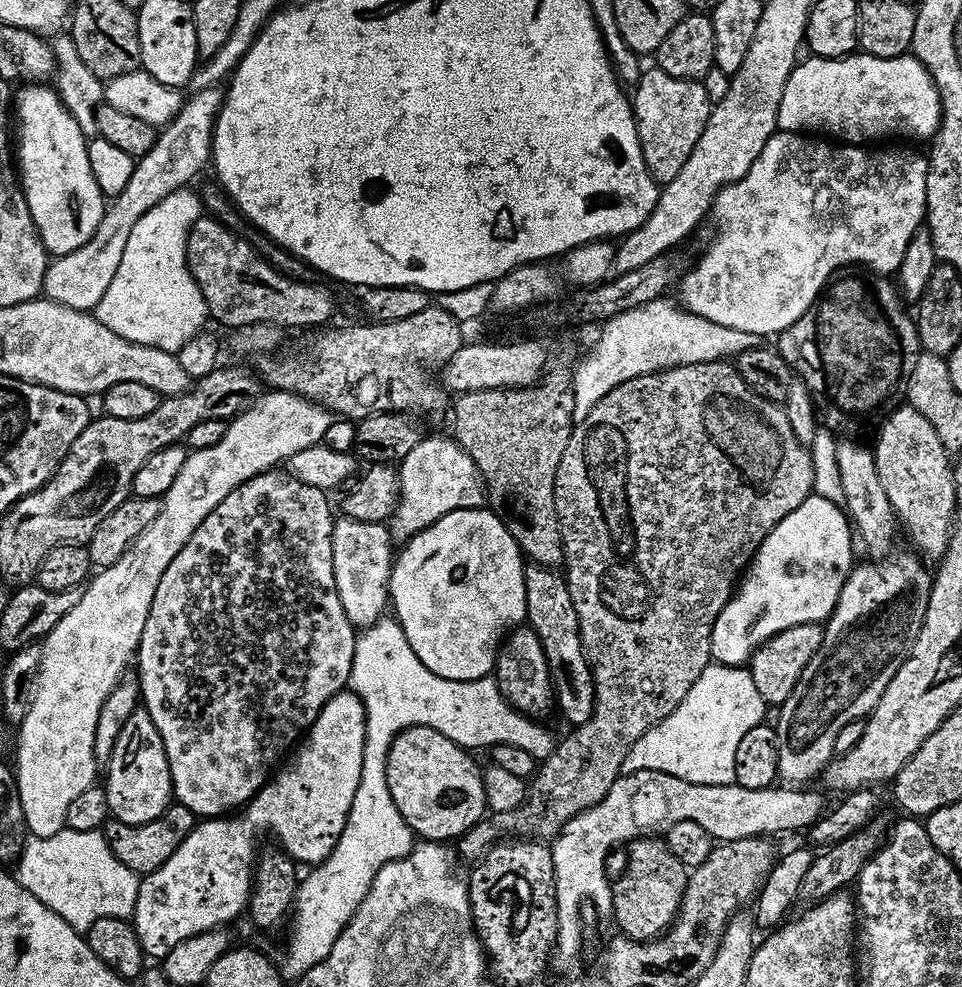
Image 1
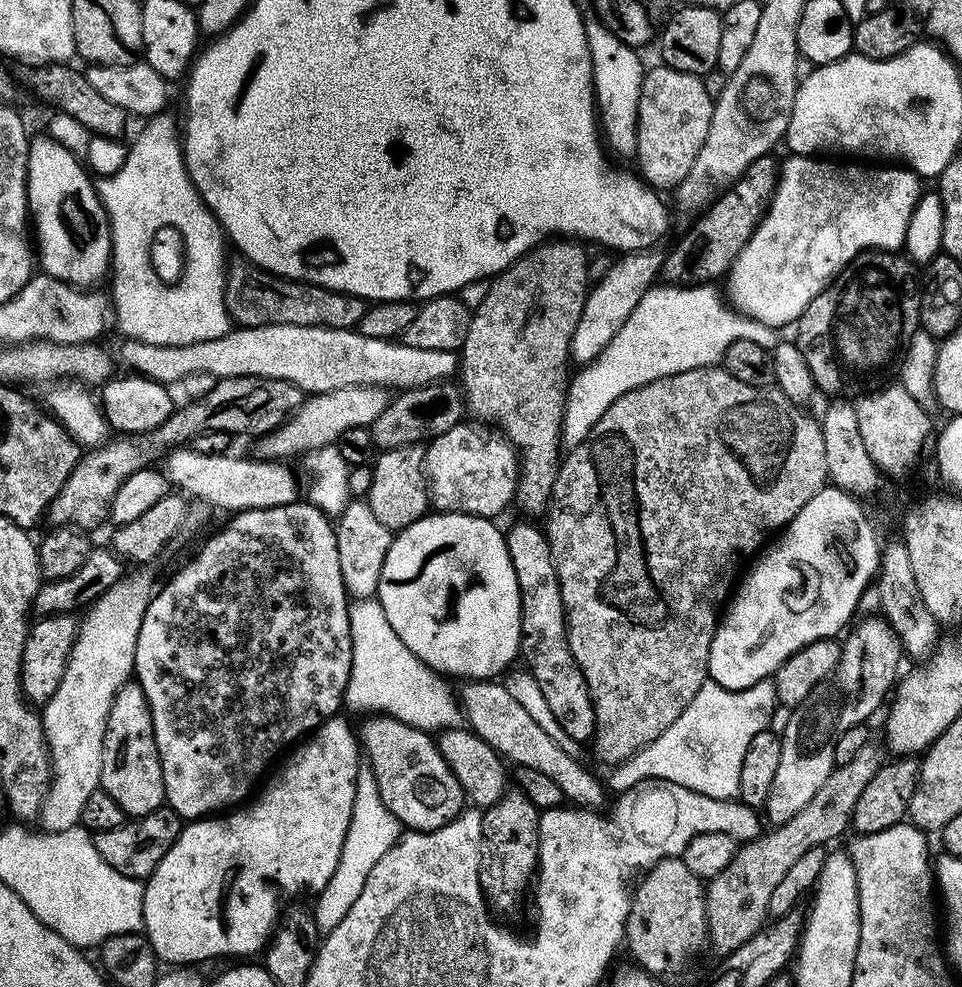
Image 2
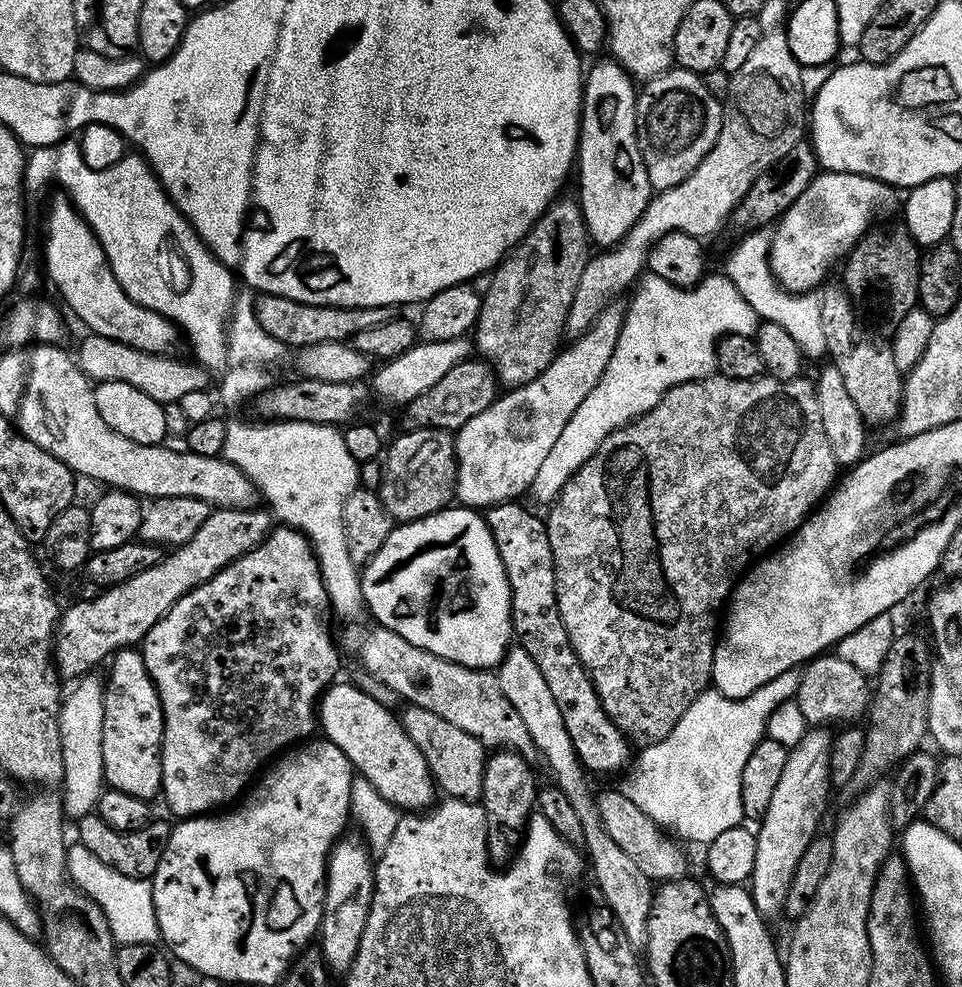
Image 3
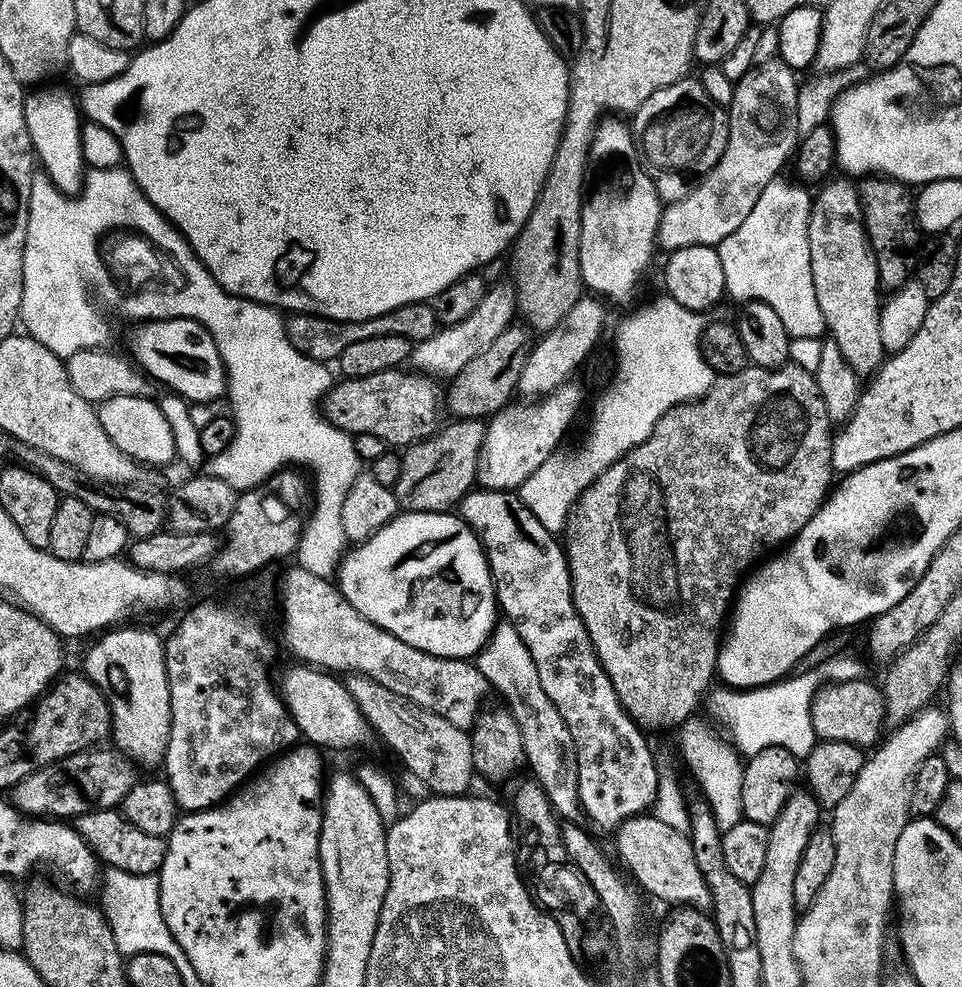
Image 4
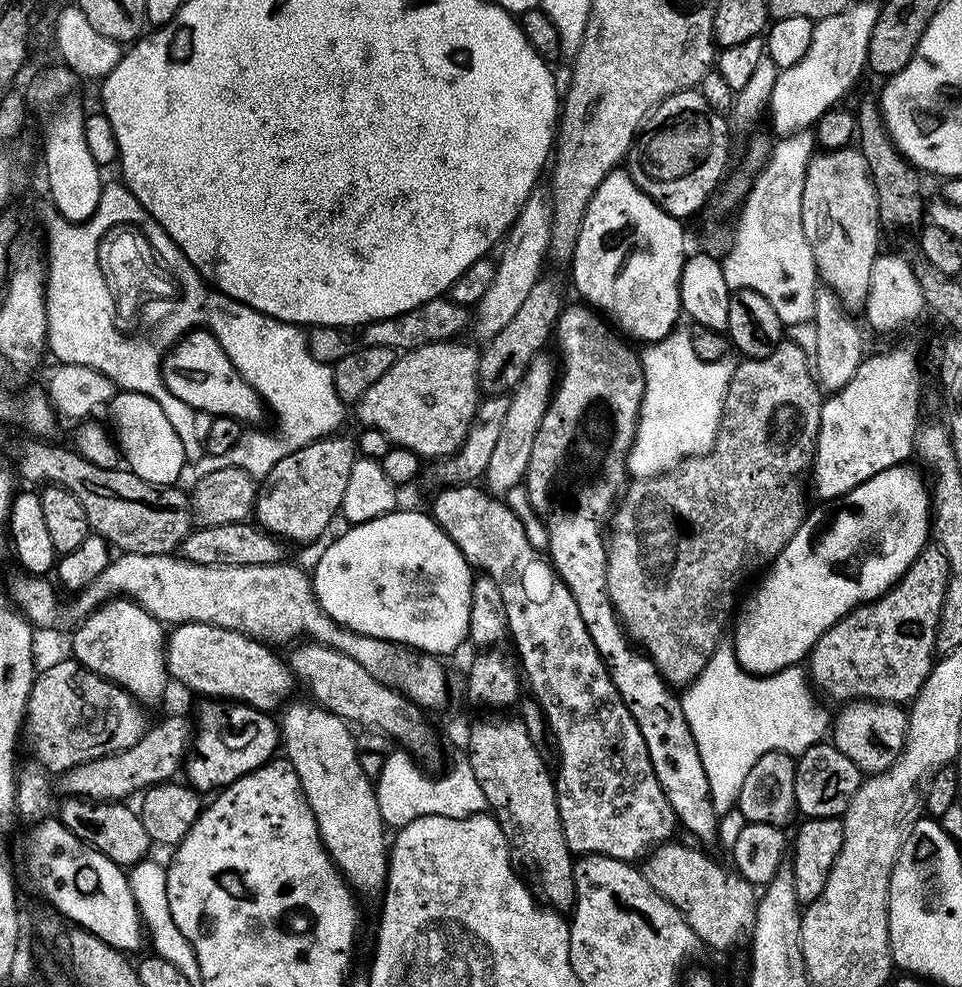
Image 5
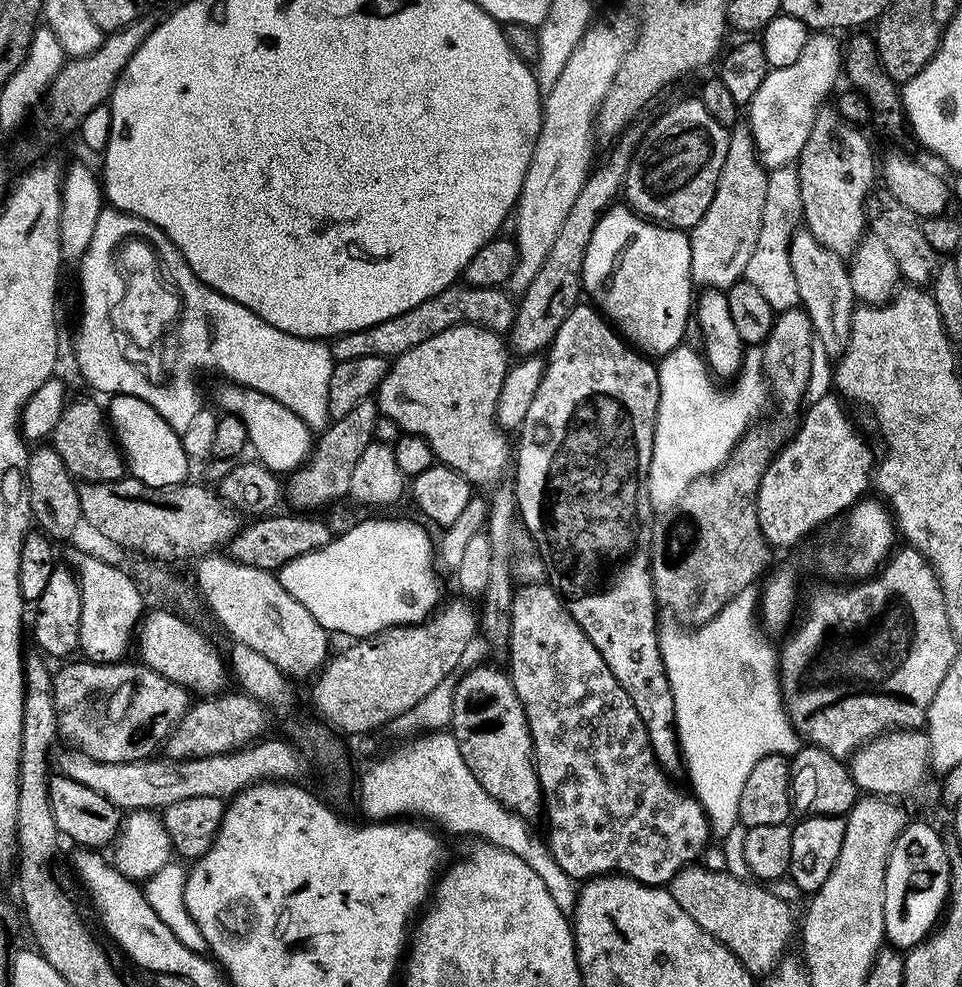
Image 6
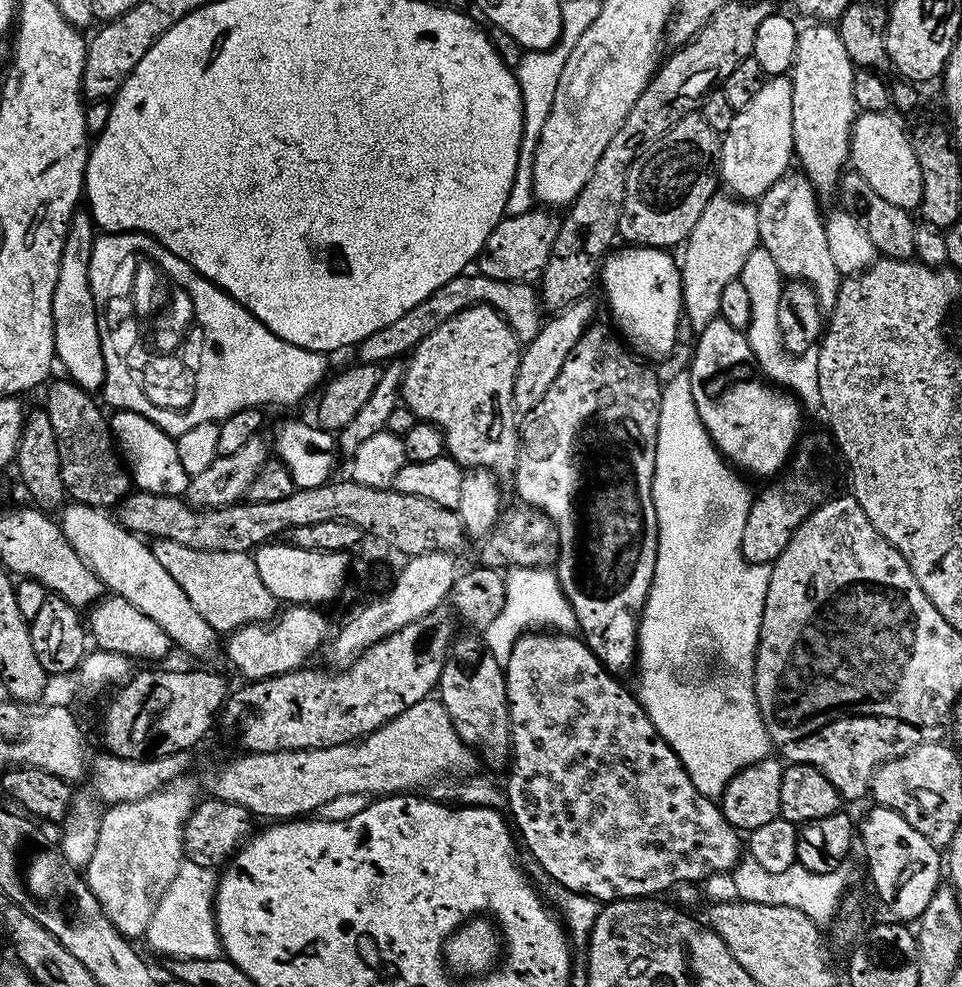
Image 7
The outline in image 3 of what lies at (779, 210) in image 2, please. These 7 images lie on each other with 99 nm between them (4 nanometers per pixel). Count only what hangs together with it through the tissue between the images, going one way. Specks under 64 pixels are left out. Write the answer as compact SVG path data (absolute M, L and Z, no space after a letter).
M817 171L816 176L798 194L772 232L768 250L768 267L781 289L791 293L811 293L825 283L824 275L836 259L847 257L852 245L873 227L872 216L880 216L897 207L898 196L892 185L853 172Z

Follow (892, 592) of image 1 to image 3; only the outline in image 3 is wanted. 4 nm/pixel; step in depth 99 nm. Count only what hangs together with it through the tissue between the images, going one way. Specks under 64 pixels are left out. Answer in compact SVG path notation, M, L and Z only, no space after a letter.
M812 726L804 733L796 747L789 751L786 767L782 770L778 786L770 798L770 807L755 829L758 854L754 858L754 870L750 877L750 891L754 906L766 918L780 916L784 911L786 890L794 878L798 858L802 858L806 846L821 831L820 819L828 808L828 767L833 733L824 726Z

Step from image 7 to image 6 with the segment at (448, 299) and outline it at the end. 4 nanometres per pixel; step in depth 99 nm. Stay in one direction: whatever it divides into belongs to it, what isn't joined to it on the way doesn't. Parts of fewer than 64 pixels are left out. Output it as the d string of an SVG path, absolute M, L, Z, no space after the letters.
M457 282L392 320L335 337L330 344L332 358L333 361L371 356L395 358L406 354L406 350L414 350L418 342L427 342L434 338L434 334L442 334L442 330L450 330L459 324L473 324L479 328L488 328L491 332L508 334L516 318L516 306L517 301L503 287L479 288L467 282Z

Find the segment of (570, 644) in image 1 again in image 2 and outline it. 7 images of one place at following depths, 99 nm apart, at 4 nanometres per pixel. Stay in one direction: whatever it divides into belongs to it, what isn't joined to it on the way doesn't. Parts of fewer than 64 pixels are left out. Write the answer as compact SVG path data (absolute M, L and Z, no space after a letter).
M516 524L507 529L506 539L520 591L520 656L537 680L555 721L572 738L581 742L591 741L596 731L596 715L586 678L578 662L574 662L574 654L568 645L562 590L558 586L558 574L554 570L554 558L550 554L545 529L536 524Z

